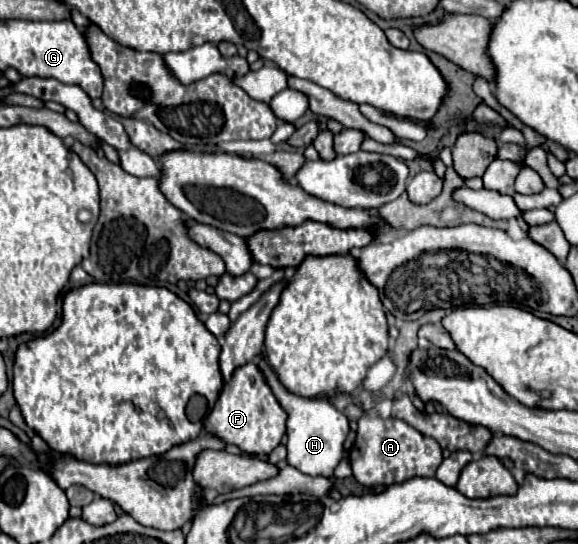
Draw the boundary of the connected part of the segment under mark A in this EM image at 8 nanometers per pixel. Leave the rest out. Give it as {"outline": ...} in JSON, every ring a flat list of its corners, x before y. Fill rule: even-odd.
{"outline":[[363,414,359,418,357,440,349,450,349,464,353,468,353,476,363,486,373,484,393,484,405,482,405,478,433,478,437,466,441,464,441,446,415,428,411,428,405,420,399,418,379,418,371,414]]}

